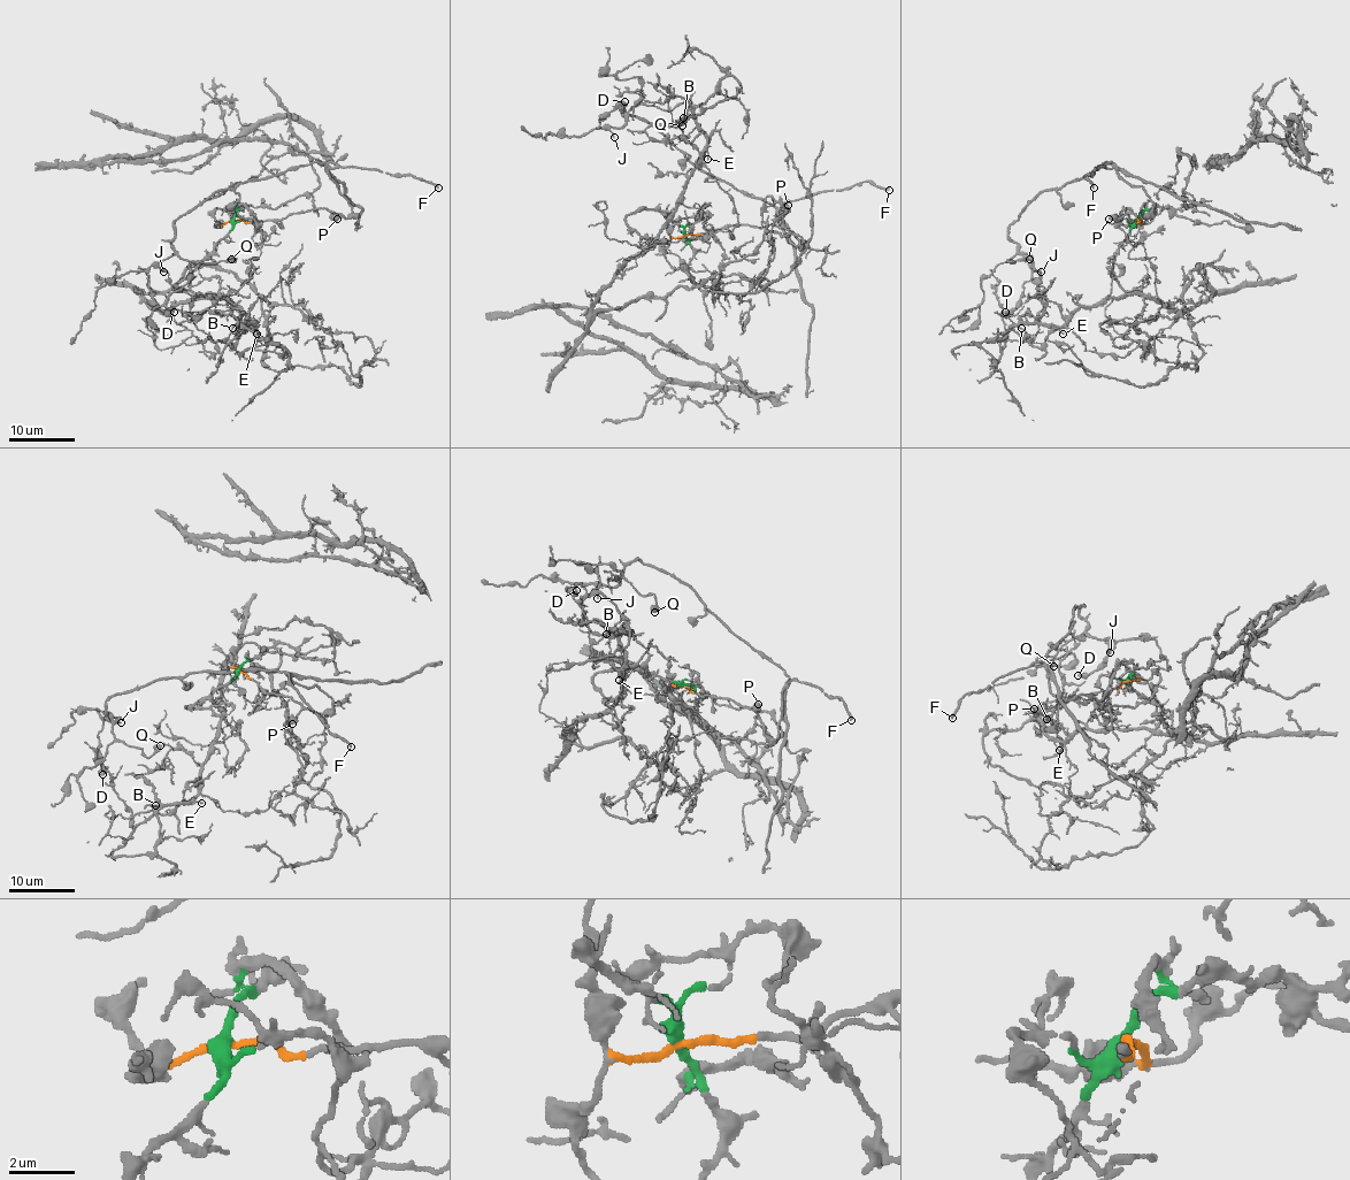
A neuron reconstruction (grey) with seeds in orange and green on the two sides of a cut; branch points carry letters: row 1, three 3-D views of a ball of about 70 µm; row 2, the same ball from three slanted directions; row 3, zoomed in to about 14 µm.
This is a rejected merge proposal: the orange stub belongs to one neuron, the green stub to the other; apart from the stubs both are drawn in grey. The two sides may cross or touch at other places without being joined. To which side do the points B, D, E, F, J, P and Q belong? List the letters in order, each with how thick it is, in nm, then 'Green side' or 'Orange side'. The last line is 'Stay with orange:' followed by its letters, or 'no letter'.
B: Thickness 130 nm. Green side
D: Thickness 550 nm. Orange side
E: Thickness 120 nm. Green side
F: Thickness 240 nm. Orange side
J: Thickness 110 nm. Orange side
P: Thickness 600 nm. Orange side
Q: Thickness 600 nm. Orange side
Stay with orange: D, F, J, P, Q

